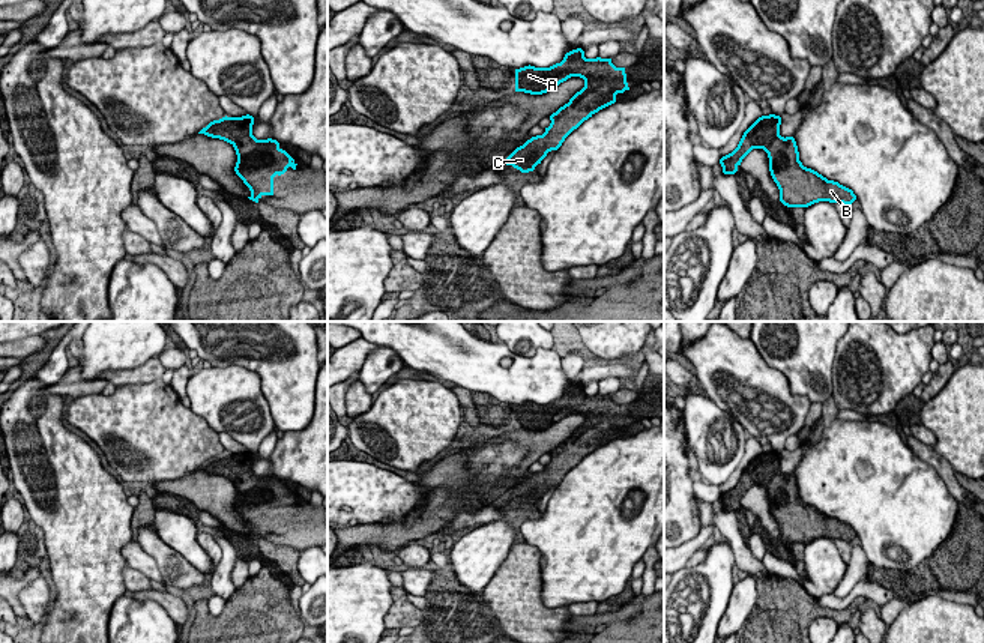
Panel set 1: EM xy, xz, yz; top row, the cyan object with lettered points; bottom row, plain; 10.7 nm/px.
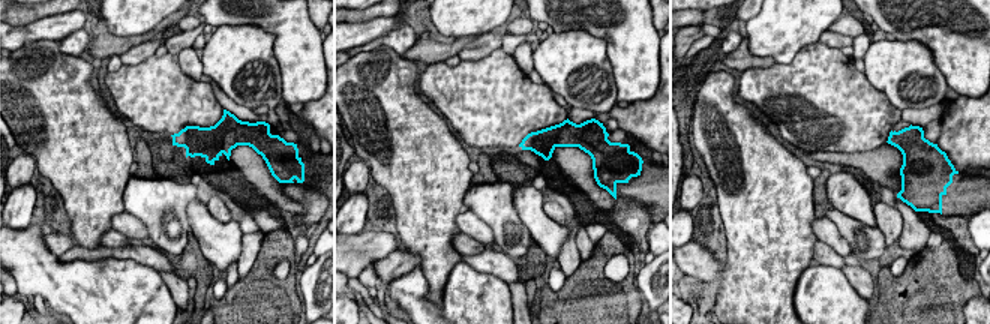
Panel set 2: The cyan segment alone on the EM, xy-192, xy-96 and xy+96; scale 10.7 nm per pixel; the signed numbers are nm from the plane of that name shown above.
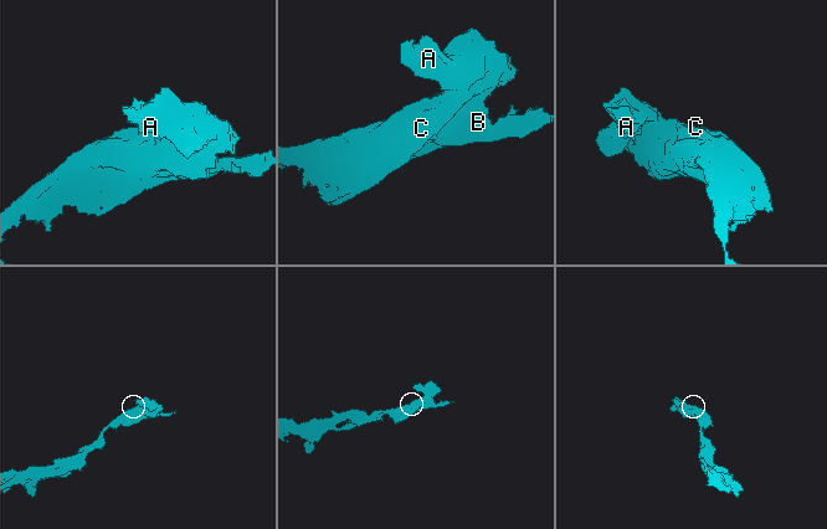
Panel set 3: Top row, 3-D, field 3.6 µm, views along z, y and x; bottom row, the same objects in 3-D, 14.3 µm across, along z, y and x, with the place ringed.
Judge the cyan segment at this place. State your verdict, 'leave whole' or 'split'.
split

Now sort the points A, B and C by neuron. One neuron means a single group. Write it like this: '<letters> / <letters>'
A / B C

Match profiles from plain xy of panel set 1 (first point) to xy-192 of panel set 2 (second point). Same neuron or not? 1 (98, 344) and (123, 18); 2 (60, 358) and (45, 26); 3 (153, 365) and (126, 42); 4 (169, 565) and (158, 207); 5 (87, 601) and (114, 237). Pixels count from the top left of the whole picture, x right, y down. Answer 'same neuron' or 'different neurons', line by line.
1: same neuron
2: different neurons
3: different neurons
4: same neuron
5: different neurons

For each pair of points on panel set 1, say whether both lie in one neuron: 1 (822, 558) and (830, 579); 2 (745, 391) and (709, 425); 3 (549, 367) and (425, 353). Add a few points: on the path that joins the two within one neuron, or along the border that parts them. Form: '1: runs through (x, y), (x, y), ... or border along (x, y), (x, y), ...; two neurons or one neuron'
1: runs through (824, 562), (825, 574); one neuron
2: border along (723, 409), (730, 415); two neurons
3: runs through (519, 376), (487, 376), (472, 362), (455, 355); one neuron

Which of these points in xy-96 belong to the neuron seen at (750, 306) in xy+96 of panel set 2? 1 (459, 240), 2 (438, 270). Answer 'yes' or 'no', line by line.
1: no
2: yes

